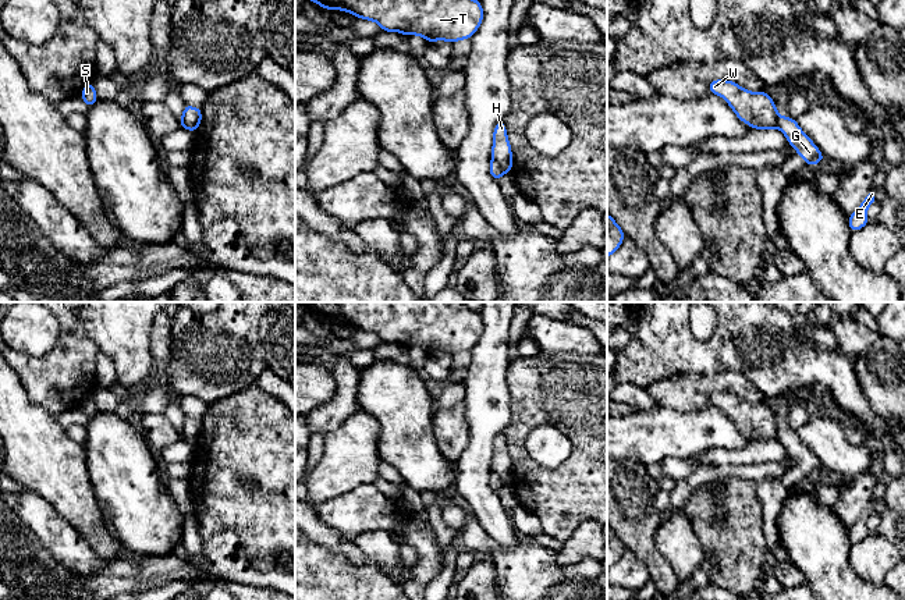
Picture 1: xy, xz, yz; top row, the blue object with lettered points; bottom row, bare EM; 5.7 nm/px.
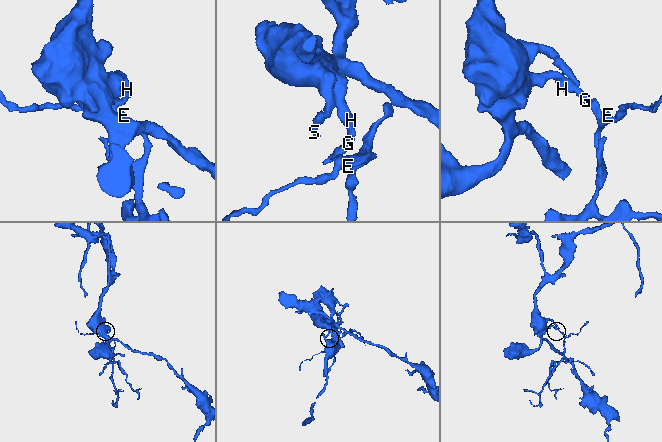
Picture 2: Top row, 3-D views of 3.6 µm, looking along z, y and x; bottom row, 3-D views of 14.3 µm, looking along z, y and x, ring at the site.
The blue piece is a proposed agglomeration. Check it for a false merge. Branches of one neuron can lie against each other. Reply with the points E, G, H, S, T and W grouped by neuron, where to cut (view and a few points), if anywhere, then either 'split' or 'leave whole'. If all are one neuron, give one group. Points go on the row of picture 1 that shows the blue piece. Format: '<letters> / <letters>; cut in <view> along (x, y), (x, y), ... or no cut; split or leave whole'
E G / H S T W; cut in xz along (492, 159), (506, 171); split

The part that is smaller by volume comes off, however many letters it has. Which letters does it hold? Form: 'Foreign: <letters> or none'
Foreign: E, G

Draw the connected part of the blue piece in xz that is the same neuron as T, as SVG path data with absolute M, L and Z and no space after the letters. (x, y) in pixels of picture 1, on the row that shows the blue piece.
M310 0L322 8L375 21L381 31L419 35L429 43L471 39L483 22L479 0Z

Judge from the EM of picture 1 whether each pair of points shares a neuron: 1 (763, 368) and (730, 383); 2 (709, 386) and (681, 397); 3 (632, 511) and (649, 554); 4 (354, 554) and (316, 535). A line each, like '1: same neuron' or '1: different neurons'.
1: different neurons
2: same neuron
3: same neuron
4: same neuron

